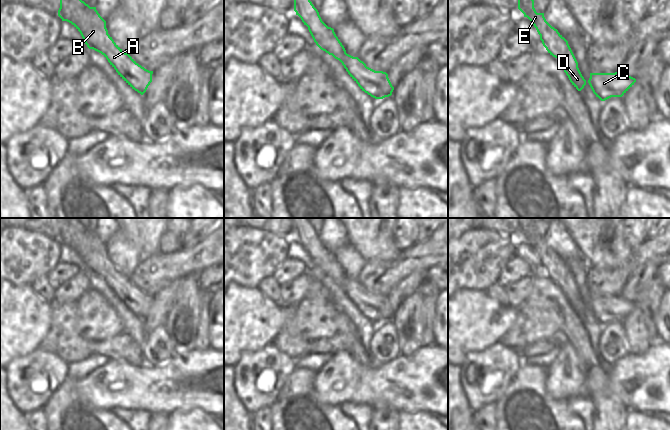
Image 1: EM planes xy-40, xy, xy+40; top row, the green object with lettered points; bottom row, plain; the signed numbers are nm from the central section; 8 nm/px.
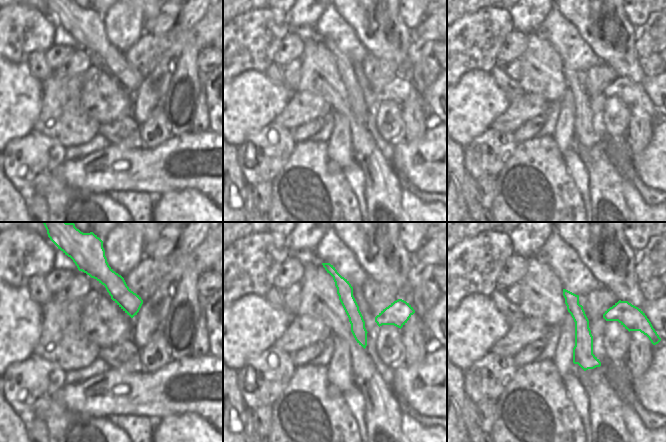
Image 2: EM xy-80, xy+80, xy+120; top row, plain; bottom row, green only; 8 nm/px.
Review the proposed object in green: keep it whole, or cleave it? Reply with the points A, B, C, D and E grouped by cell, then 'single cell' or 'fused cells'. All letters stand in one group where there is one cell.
A B C / D E; fused cells

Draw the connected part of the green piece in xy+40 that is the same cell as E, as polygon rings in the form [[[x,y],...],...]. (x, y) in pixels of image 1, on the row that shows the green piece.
[[[518,0],[518,9],[524,14],[524,17],[527,17],[532,22],[540,35],[541,41],[551,41],[558,48],[558,62],[572,85],[578,91],[581,91],[586,85],[586,80],[578,68],[578,62],[568,41],[546,21],[544,13],[536,12],[534,0]]]

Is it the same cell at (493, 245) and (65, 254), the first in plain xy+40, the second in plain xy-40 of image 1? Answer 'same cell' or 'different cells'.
different cells

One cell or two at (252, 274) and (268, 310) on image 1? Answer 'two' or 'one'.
two

